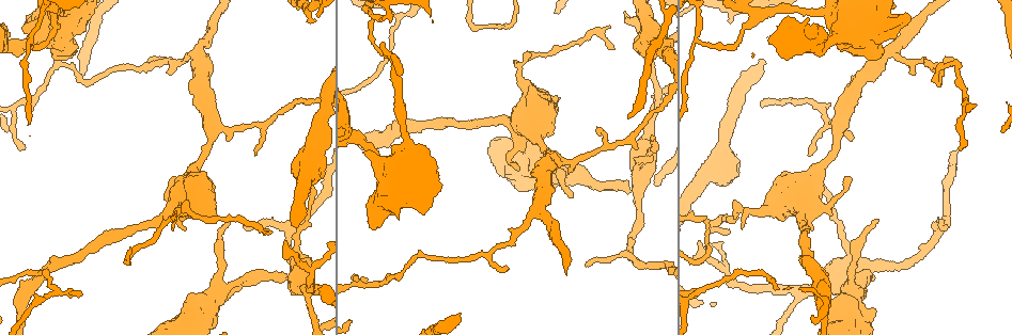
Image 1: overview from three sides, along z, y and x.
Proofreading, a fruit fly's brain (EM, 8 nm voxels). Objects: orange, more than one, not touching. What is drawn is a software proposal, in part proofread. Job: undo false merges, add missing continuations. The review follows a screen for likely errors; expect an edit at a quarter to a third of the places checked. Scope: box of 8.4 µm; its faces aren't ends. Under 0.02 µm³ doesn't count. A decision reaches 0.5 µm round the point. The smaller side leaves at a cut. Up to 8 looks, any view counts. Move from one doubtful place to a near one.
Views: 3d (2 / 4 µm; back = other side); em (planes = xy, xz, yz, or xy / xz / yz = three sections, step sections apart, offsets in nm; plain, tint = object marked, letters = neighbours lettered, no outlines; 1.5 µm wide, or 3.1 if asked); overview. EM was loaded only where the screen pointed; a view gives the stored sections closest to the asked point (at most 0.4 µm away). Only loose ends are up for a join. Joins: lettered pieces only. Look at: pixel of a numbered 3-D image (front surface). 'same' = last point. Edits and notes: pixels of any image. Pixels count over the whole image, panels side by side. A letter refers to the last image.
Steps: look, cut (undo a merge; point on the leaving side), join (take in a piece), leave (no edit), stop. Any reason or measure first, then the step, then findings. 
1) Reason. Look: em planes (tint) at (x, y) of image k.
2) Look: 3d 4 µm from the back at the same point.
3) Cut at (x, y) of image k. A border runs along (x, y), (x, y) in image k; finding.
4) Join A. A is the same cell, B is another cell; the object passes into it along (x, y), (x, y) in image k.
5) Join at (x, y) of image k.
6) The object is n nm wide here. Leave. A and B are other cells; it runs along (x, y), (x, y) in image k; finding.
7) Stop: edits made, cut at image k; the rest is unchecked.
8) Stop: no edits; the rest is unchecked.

Branch point. Look: em planes (tint) at (312, 272) of image 1.

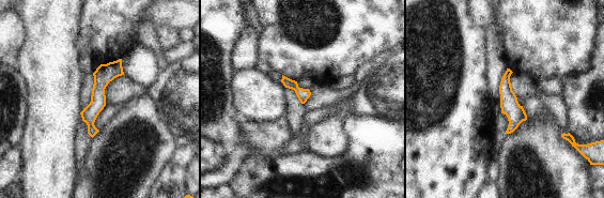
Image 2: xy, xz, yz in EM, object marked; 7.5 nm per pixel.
See the neighbours. Look: em planes (letters) at the same point.

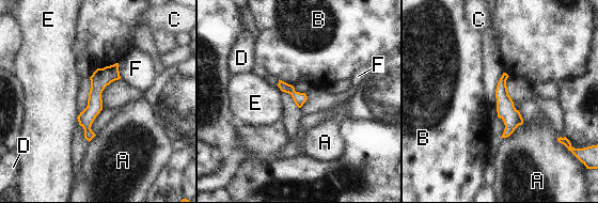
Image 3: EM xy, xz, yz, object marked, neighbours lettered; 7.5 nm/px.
Leave. A, B, C, D, E and F are other cells; it runs along (115, 66), (97, 84), (89, 137) in image 3; continuous, no second neuron.

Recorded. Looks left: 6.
Branch stops here. Look: 3d 4 µm at (513, 60) of image 1.

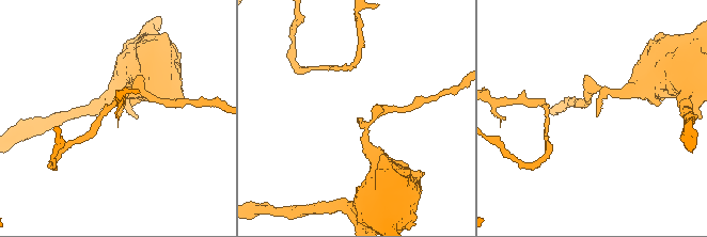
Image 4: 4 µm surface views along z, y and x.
Shape alone is not enough. Look: em xy step 8 (tint) at (358, 120) of image 4.

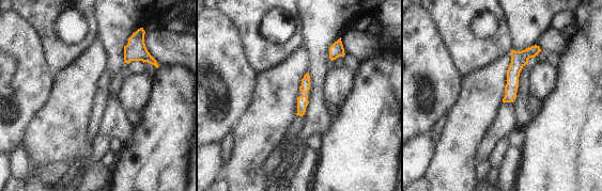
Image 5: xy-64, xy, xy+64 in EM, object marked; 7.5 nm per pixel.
Cut it another way. Look: em planes (letters) at the same point.

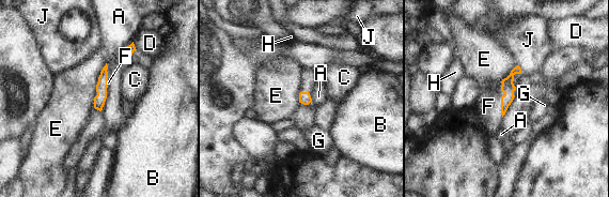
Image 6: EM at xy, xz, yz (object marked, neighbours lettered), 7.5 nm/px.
Join F. F is the same cell, A, B, C, D, E, G, H and J are other cells; the object passes into it along (508, 88), (501, 100), (488, 106) in image 6; the neuron continues.

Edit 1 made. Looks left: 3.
Thin end. Look: em planes (letters) at (877, 219) of image 1.

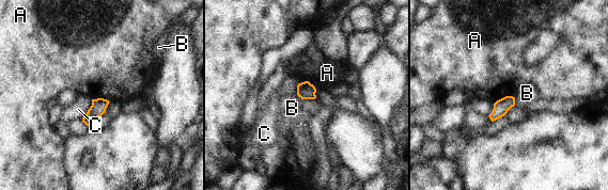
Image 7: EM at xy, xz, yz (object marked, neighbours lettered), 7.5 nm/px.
Leave. A, B and C are other cells; a border runs along (514, 96), (503, 96), (494, 104) in image 7; none of them fits.

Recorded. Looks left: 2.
Stop: edits made, join at image 6; the rest is unchecked.

